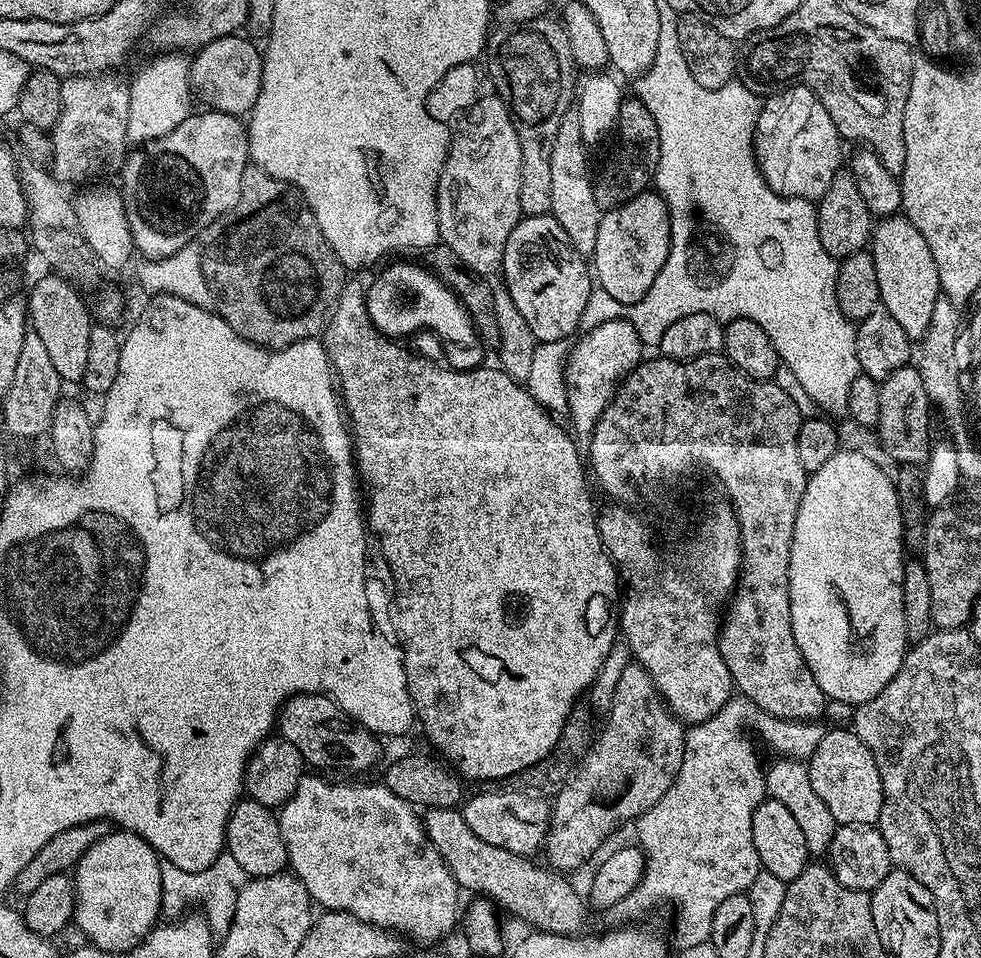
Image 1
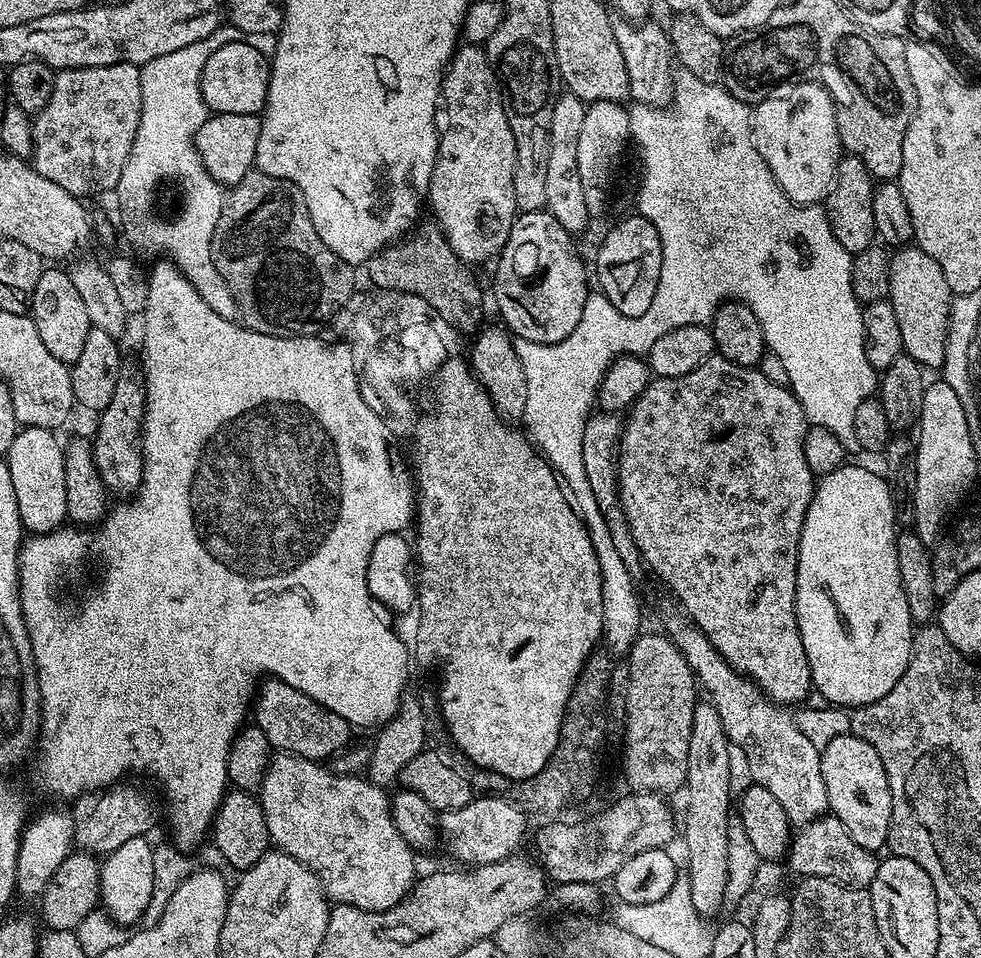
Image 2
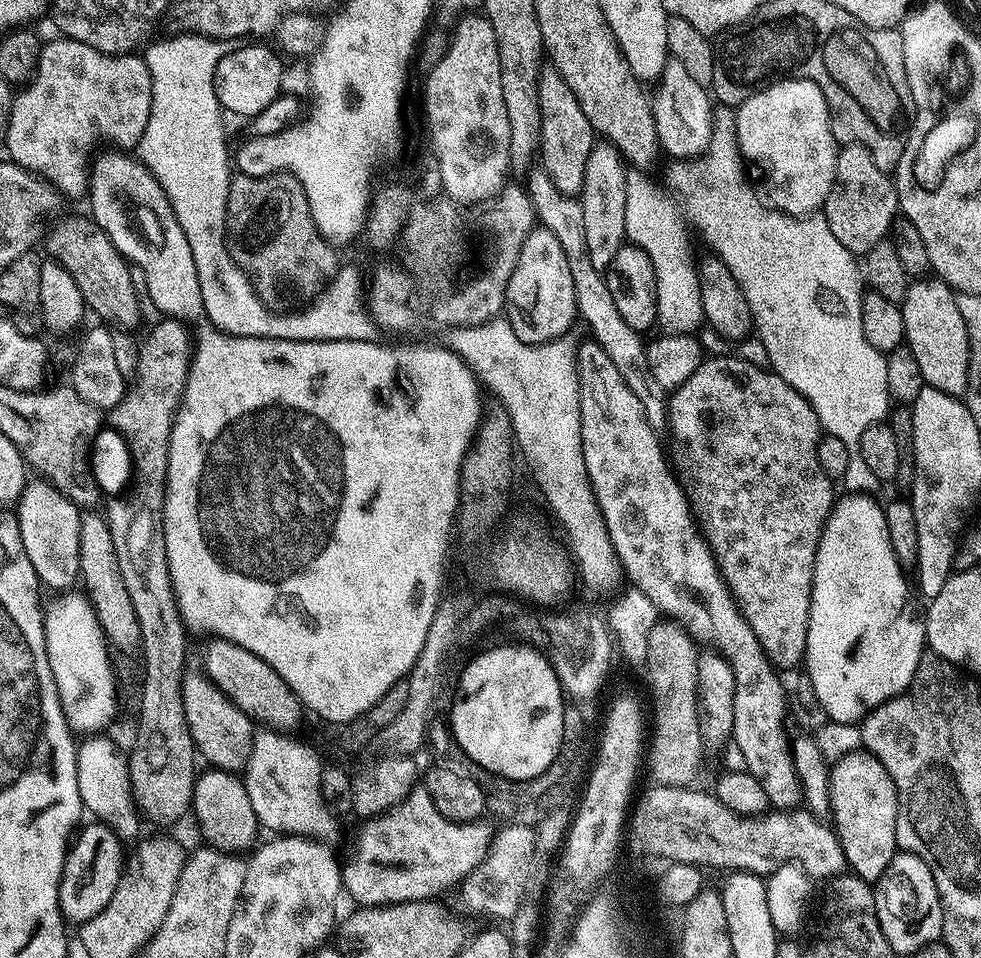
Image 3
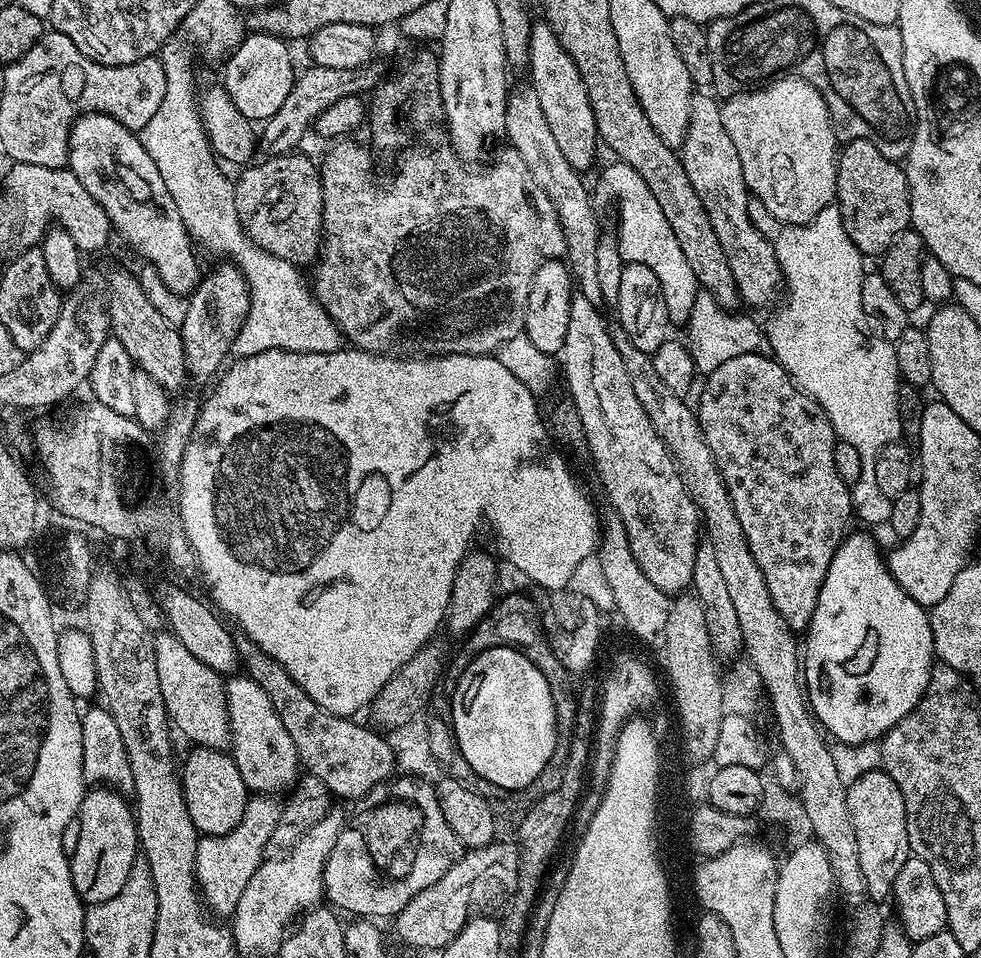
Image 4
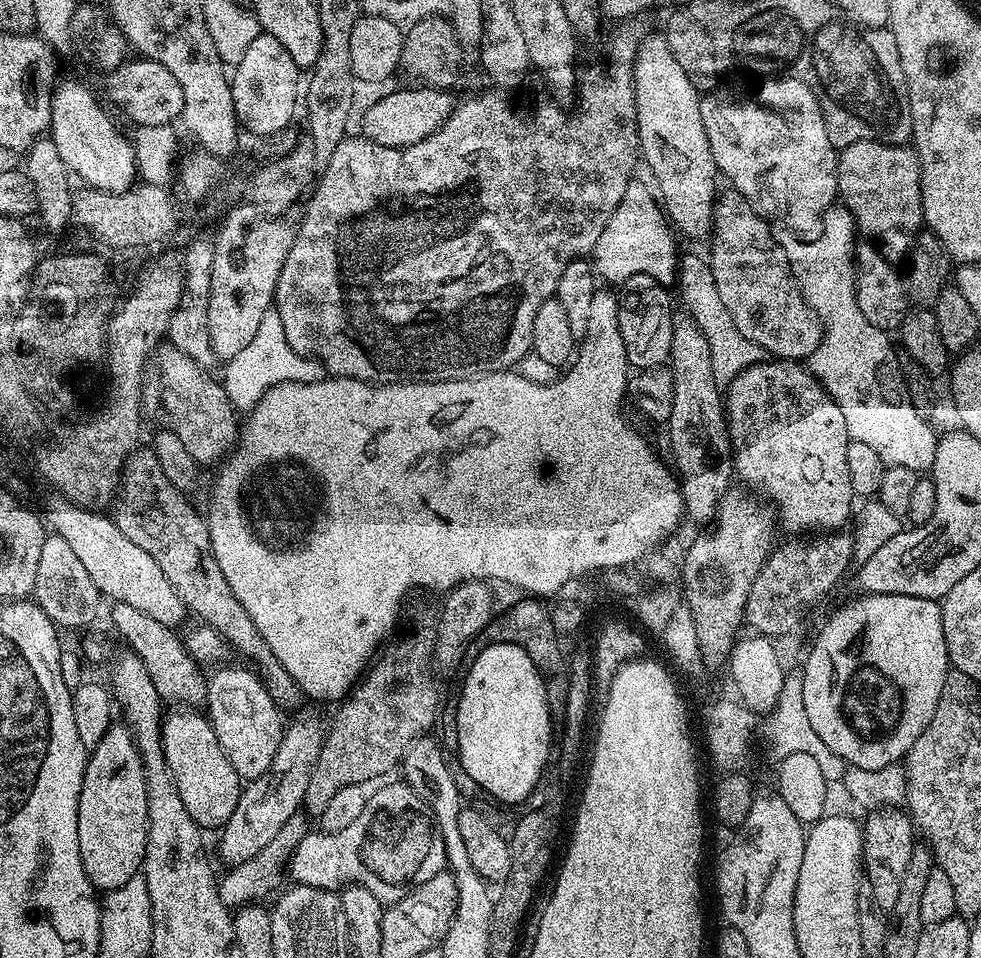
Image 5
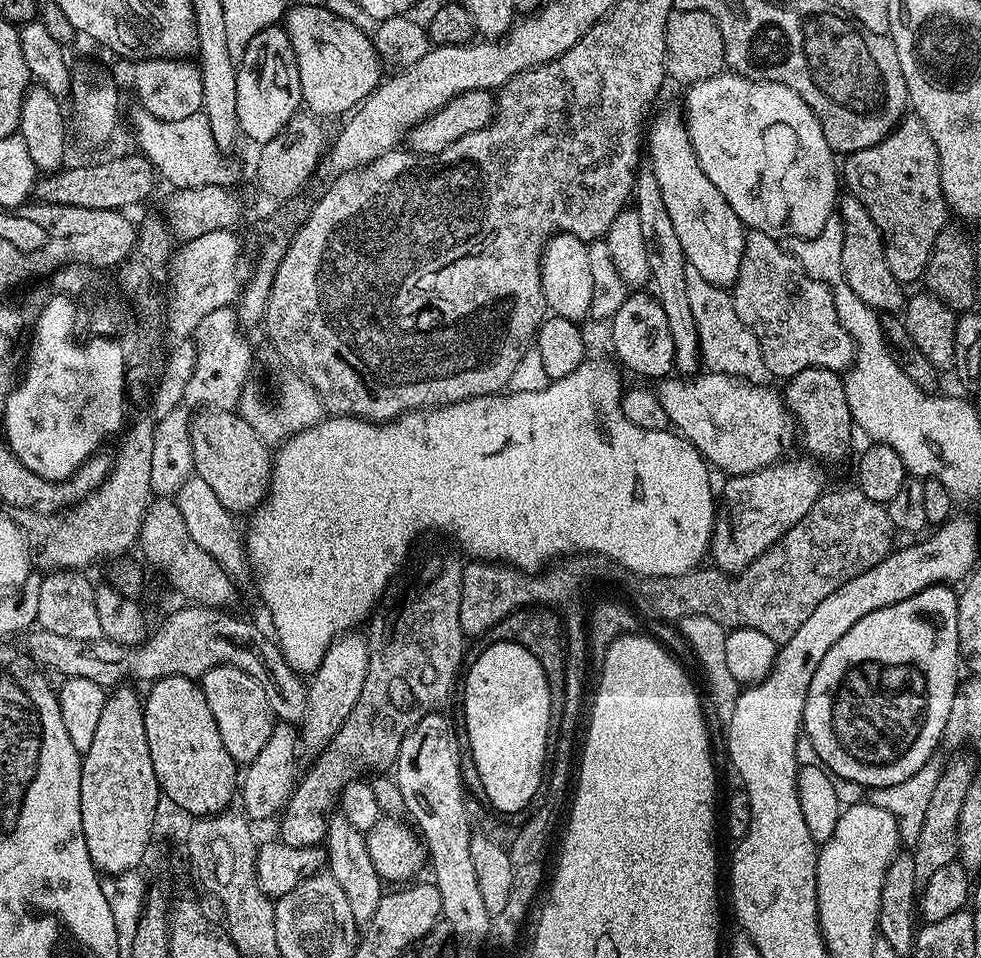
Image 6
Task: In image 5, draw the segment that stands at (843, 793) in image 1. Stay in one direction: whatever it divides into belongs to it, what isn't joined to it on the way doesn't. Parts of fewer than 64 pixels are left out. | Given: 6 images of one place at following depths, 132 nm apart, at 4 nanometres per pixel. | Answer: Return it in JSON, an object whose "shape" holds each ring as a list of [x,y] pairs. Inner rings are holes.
{"shape":[[[880,806],[869,812],[872,813],[869,814],[868,821],[865,819],[862,824],[864,830],[862,868],[866,873],[866,882],[870,886],[872,901],[881,913],[890,914],[894,910],[894,902],[898,902],[902,878],[906,874],[906,866],[910,863],[914,825],[907,811],[896,806]]]}

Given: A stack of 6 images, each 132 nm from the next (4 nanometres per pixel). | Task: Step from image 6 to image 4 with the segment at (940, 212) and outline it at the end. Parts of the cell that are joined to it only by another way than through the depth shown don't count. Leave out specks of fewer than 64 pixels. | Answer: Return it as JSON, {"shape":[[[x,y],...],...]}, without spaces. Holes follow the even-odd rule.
{"shape":[[[865,140],[847,141],[839,149],[836,162],[836,198],[834,201],[842,214],[842,226],[846,234],[850,234],[850,242],[858,246],[861,256],[865,258],[879,257],[898,234],[909,231],[912,219],[910,218],[910,190],[908,179],[903,167],[897,161],[883,156],[874,146]]]}

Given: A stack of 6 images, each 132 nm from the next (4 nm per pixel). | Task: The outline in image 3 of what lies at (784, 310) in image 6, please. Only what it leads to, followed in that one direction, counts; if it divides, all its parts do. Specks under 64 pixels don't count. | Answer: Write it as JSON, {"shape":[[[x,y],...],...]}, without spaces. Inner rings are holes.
{"shape":[[[669,59],[658,73],[656,96],[651,97],[654,126],[660,139],[660,147],[672,156],[696,158],[707,149],[712,137],[713,105],[704,104],[710,100],[705,85],[694,82],[683,68],[682,62]]]}

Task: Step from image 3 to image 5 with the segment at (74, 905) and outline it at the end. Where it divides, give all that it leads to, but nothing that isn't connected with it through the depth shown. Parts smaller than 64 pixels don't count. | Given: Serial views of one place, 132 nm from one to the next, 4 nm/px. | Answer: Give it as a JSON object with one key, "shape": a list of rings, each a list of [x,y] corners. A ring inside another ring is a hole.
{"shape":[[[116,722],[91,749],[84,766],[84,781],[78,798],[78,850],[92,887],[101,893],[126,886],[143,869],[148,811],[146,774],[132,732]]]}

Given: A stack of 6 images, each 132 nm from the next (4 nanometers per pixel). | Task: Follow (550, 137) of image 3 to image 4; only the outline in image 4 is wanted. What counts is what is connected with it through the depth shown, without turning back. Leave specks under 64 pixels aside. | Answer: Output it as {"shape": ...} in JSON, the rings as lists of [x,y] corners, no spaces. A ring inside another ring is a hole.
{"shape":[[[546,22],[533,23],[530,30],[530,54],[528,55],[528,67],[526,75],[530,79],[530,87],[534,94],[538,94],[538,103],[542,106],[542,114],[546,118],[546,123],[550,126],[554,138],[558,141],[558,150],[562,150],[566,162],[576,172],[587,173],[586,170],[596,160],[596,144],[598,148],[598,137],[596,134],[596,119],[594,110],[590,110],[590,94],[586,94],[586,82],[582,82],[582,74],[578,74],[578,66],[574,66],[574,58],[562,50],[558,42],[558,34]]]}

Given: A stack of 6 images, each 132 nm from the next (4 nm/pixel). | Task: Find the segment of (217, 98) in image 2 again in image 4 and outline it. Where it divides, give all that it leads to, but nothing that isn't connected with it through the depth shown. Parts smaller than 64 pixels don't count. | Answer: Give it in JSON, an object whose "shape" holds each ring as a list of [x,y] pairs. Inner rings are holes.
{"shape":[[[252,32],[245,35],[245,38],[238,47],[227,57],[228,65],[224,68],[224,79],[222,85],[228,92],[231,102],[246,116],[251,122],[265,122],[282,107],[282,102],[286,101],[286,96],[290,94],[292,84],[297,79],[297,69],[292,69],[292,56],[288,53],[289,45],[281,37],[271,36],[265,32]]]}

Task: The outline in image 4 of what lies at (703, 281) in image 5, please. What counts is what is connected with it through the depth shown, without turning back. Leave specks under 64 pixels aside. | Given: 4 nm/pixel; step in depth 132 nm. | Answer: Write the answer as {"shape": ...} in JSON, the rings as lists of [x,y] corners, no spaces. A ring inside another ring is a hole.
{"shape":[[[697,291],[694,306],[690,306],[690,318],[686,325],[688,337],[688,353],[694,358],[696,371],[707,374],[718,370],[722,362],[730,362],[730,358],[738,358],[738,354],[758,354],[759,356],[772,356],[772,347],[768,341],[768,333],[760,328],[748,316],[739,316],[736,310],[729,310],[718,306],[709,292]]]}

